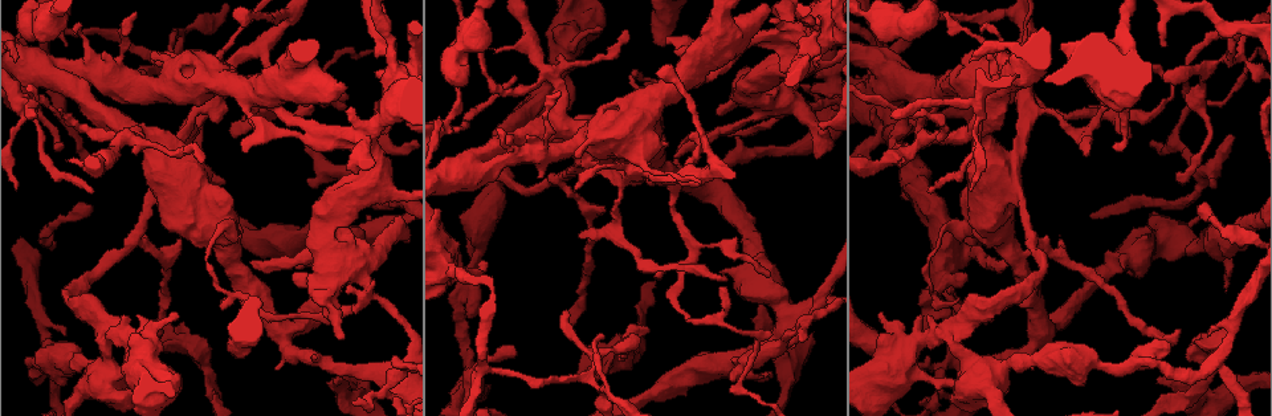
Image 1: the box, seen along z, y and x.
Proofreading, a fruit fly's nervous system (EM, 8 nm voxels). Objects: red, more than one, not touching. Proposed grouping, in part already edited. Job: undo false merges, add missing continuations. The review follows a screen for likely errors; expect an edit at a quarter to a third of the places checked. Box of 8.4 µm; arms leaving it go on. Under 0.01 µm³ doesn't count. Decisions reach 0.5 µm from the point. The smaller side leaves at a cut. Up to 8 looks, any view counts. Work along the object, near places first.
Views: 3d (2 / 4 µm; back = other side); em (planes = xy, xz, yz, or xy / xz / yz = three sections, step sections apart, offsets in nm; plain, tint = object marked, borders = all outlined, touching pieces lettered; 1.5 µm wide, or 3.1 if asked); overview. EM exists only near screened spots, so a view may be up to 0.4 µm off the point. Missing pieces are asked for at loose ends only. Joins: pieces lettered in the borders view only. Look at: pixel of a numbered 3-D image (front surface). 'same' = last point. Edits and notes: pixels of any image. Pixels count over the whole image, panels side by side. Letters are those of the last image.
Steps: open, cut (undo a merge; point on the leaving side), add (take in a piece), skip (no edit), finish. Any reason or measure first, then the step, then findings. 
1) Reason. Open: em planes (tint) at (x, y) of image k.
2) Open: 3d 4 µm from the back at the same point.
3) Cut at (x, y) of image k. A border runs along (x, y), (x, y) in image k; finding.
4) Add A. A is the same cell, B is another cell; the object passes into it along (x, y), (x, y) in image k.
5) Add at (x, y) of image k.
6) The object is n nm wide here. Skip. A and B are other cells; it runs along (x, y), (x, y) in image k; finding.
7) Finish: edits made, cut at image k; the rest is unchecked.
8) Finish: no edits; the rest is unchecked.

Branch stops here. Open: em planes (borders) at (499, 176) of image 1.

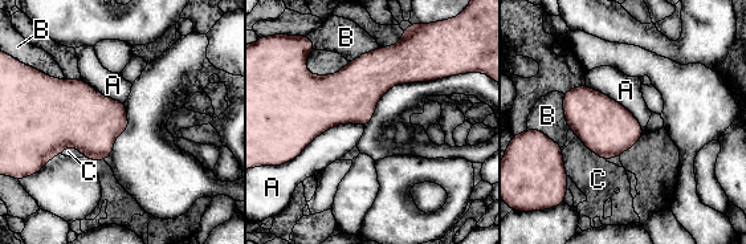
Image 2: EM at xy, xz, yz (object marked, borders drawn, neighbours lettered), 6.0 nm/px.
The longest contact is with A, 500 nm. Skip. A, B and C are other cells; a border runs along (363, 126), (334, 125), (289, 161) in image 2; no lettered piece goes on from it.

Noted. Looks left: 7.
Thick turns thin. Open: 3d 2 µm at (24, 119) of image 1.

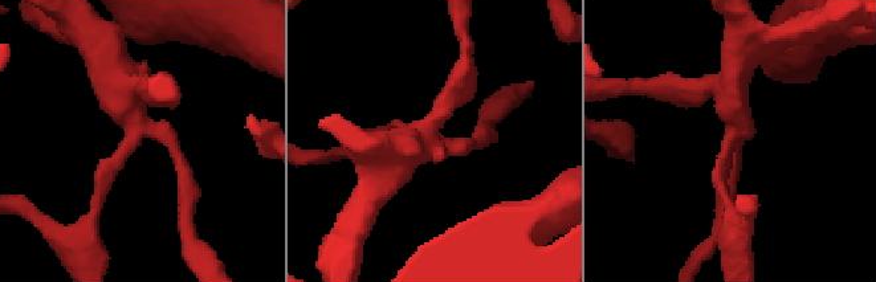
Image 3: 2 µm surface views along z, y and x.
Need the tissue. Open: em planes (borders) at (431, 134) of image 3.

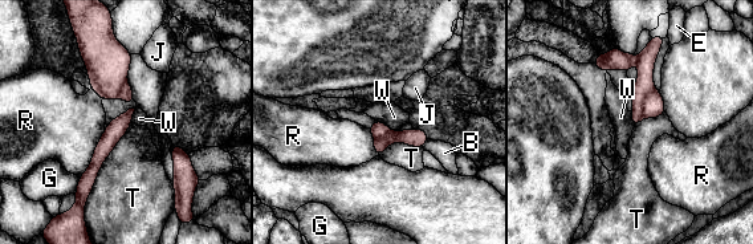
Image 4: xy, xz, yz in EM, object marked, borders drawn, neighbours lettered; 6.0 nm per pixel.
The longest contact is with T, 340 nm. Skip. B, E, G, J, R, T and W are other cells; continuous, no second neuron.

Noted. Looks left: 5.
Branch stops here. Open: em planes (borders) at (485, 261) of image 1.

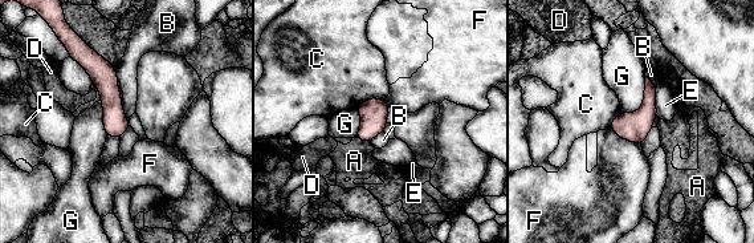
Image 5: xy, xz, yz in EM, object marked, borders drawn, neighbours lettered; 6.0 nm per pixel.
Skip. A, B, C, D, E, F and G are other cells; a border runs along (383, 98), (367, 98), (357, 109) in image 5; none of them fits.

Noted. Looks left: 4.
Thick end. Open: em yz step 4 (borders) at (660, 45) of image 1.

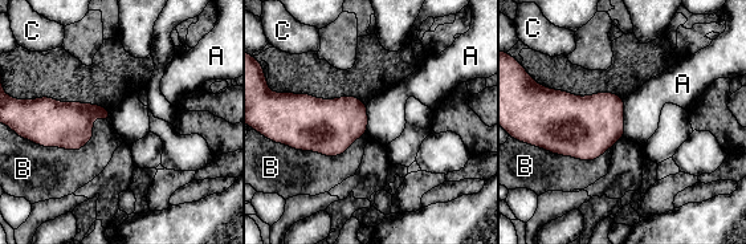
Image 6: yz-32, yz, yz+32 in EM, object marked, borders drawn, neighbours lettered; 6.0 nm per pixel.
Another direction. Open: em planes (borders) at the same point.

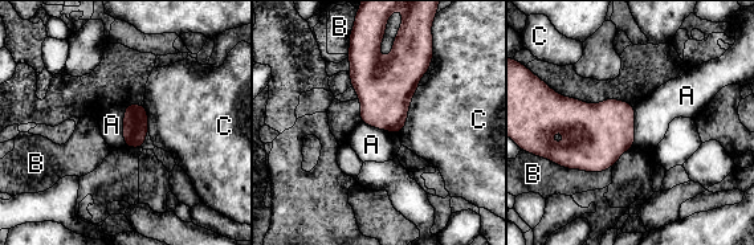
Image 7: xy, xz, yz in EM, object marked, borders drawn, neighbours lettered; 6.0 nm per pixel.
Skip. A, B and C are other cells; a border runs along (123, 106), (123, 143), (126, 146) in image 7; none of them fits.

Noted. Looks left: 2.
Finish: no edits; the rest is unchecked.

